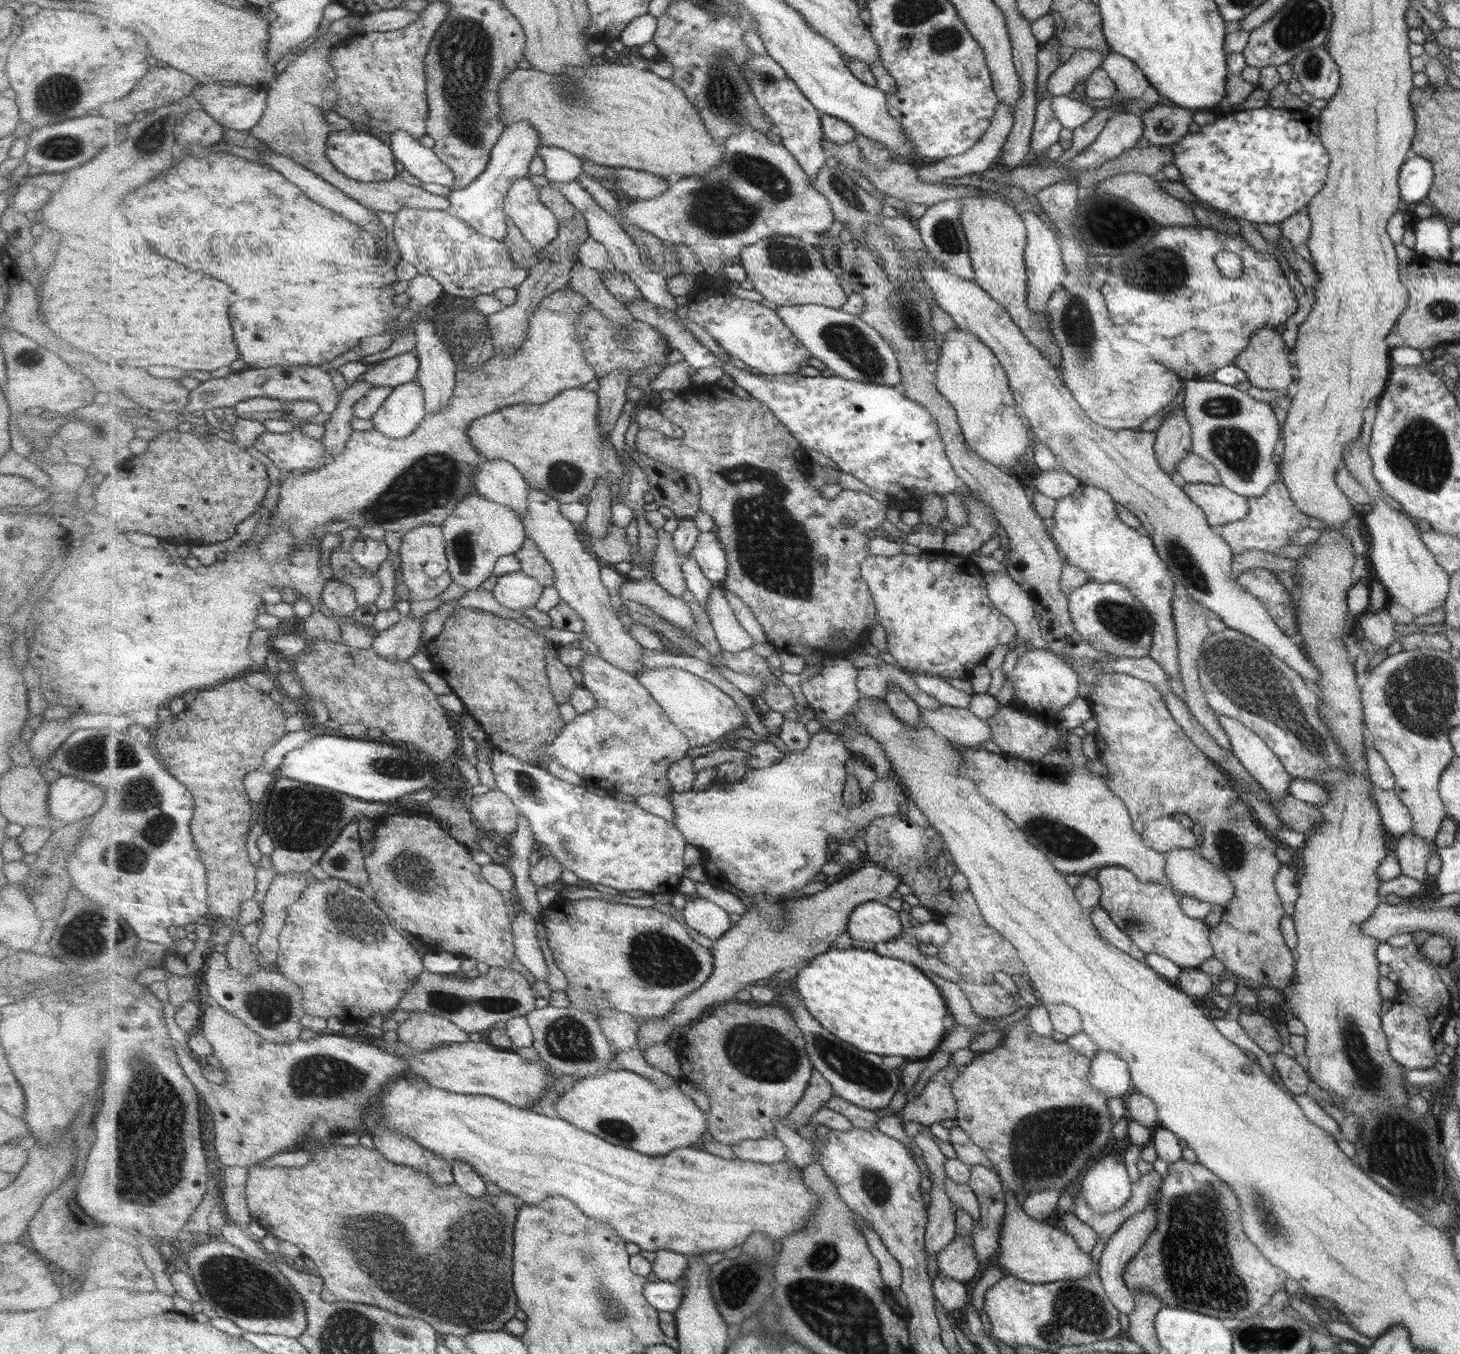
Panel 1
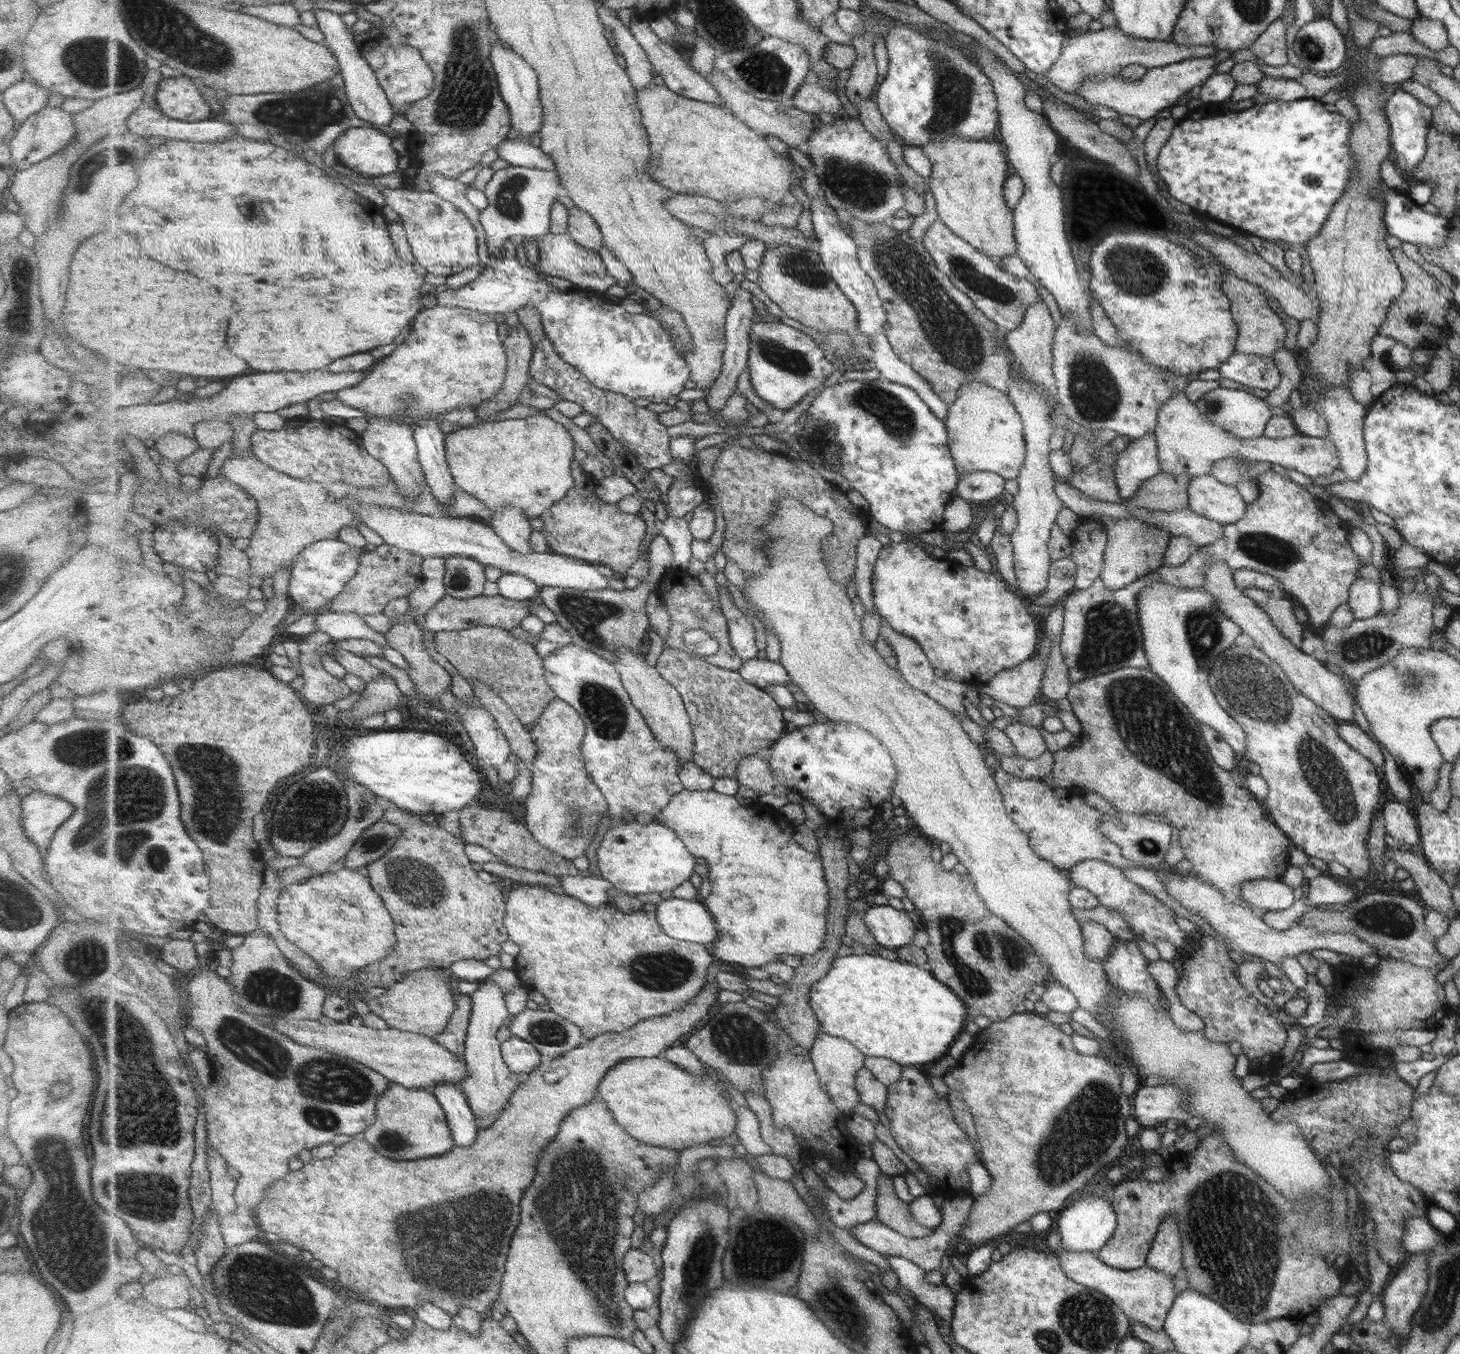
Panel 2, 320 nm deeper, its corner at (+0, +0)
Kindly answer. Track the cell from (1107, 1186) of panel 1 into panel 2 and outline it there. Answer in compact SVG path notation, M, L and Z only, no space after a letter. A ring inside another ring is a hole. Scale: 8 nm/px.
M1079 1194L1074 1197L1073 1202L1063 1211L1056 1213L1054 1219L1061 1239L1061 1249L1075 1253L1095 1253L1102 1249L1114 1233L1115 1225L1118 1224L1111 1202L1095 1194L1085 1196Z

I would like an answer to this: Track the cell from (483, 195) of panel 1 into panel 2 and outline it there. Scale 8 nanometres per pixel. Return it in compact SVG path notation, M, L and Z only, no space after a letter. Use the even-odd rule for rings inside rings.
M499 40L492 46L491 62L498 74L498 83L502 91L503 98L511 111L513 128L519 130L520 141L529 141L531 134L537 131L538 134L543 126L543 107L540 101L540 82L535 69L517 52L511 48L505 48L504 42Z

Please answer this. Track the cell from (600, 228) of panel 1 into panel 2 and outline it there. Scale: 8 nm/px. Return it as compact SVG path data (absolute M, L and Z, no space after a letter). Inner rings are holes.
M505 139L494 148L497 158L507 161L510 166L538 168L541 170L557 171L555 161L547 156L539 146L533 146L531 141Z

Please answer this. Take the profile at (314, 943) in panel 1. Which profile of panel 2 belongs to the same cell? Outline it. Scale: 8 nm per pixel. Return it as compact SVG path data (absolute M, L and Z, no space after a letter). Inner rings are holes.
M343 868L286 886L278 906L283 934L317 960L329 977L352 978L371 963L387 958L397 944L395 921L370 878Z

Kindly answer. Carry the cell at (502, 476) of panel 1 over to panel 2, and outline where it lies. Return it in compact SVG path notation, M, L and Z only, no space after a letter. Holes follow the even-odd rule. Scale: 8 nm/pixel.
M504 506L501 510L494 512L494 517L487 523L509 548L521 554L532 553L533 528L529 524L529 518L520 508Z

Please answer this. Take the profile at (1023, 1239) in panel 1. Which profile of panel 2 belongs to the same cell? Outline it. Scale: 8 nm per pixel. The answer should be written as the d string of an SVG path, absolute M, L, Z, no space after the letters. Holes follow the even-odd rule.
M1061 1249L1061 1252L1053 1254L1053 1258L1057 1258L1062 1274L1070 1278L1071 1282L1099 1291L1119 1307L1127 1318L1141 1323L1152 1331L1162 1331L1166 1314L1174 1304L1172 1276L1147 1268L1146 1265L1137 1270L1117 1270L1115 1267L1106 1266L1095 1253L1089 1252L1075 1253Z

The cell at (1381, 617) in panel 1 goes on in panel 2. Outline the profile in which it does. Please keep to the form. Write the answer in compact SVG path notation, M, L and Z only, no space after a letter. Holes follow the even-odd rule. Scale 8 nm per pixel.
M1363 577L1350 585L1349 600L1346 602L1355 619L1377 615L1380 611L1378 584Z

